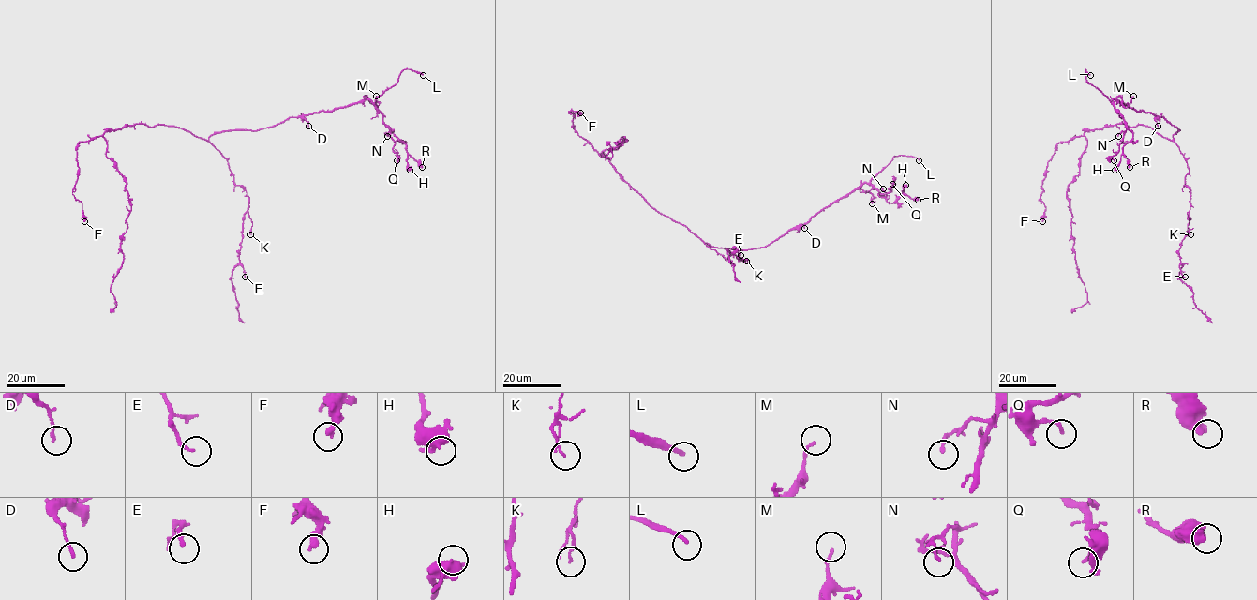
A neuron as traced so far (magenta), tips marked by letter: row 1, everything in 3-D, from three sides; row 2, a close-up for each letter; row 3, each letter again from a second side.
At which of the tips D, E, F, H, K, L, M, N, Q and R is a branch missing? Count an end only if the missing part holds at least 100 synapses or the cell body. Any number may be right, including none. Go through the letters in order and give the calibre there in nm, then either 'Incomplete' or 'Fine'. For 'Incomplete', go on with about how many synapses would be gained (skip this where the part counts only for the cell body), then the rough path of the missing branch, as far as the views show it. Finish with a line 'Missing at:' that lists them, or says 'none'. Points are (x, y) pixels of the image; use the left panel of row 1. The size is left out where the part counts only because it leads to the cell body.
D: Thickness 130 nm. Fine
E: Thickness 170 nm. Fine
F: Thickness 280 nm. Fine
H: Thickness 400 nm. Fine
K: Thickness 60 nm. Fine
L: Thickness 190 nm. Incomplete. Course of what is missing: (423, 75), (442, 79), (446, 78), (444, 75)
M: Thickness 140 nm. Fine
N: Thickness 100 nm. Fine
Q: Thickness 150 nm. Fine
R: Thickness 500 nm. Fine
Missing at: L

